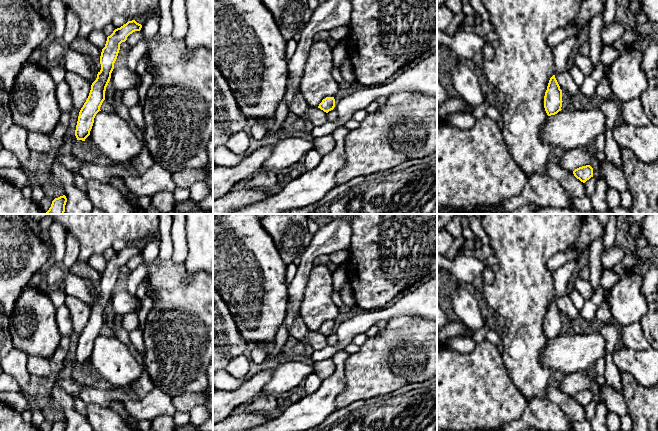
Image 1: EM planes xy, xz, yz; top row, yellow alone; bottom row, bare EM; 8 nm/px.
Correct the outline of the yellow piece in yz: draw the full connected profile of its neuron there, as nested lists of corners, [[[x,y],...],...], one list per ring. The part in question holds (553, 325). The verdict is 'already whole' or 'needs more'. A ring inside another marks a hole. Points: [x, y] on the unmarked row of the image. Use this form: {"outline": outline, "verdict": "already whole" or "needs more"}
{"outline": [[[553,299],[548,307],[544,320],[544,332],[548,340],[555,339],[561,335],[562,331],[562,314]]], "verdict": "already whole"}

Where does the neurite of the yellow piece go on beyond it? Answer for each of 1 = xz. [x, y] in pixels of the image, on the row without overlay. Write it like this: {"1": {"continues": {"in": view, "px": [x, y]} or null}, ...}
{"1": {"continues": null}}

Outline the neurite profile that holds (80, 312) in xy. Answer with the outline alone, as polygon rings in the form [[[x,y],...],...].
[[[69,295],[66,296],[65,305],[71,313],[72,330],[80,335],[89,320],[92,307]]]

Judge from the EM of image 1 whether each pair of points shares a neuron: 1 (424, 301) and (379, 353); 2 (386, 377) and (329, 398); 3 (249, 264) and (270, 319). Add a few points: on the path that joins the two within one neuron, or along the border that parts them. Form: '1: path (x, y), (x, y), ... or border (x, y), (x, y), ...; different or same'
1: border (426, 318), (399, 315), (388, 320); different
2: border (345, 371), (345, 387), (337, 397), (337, 408); different
3: path (251, 278), (256, 291), (258, 305); same

